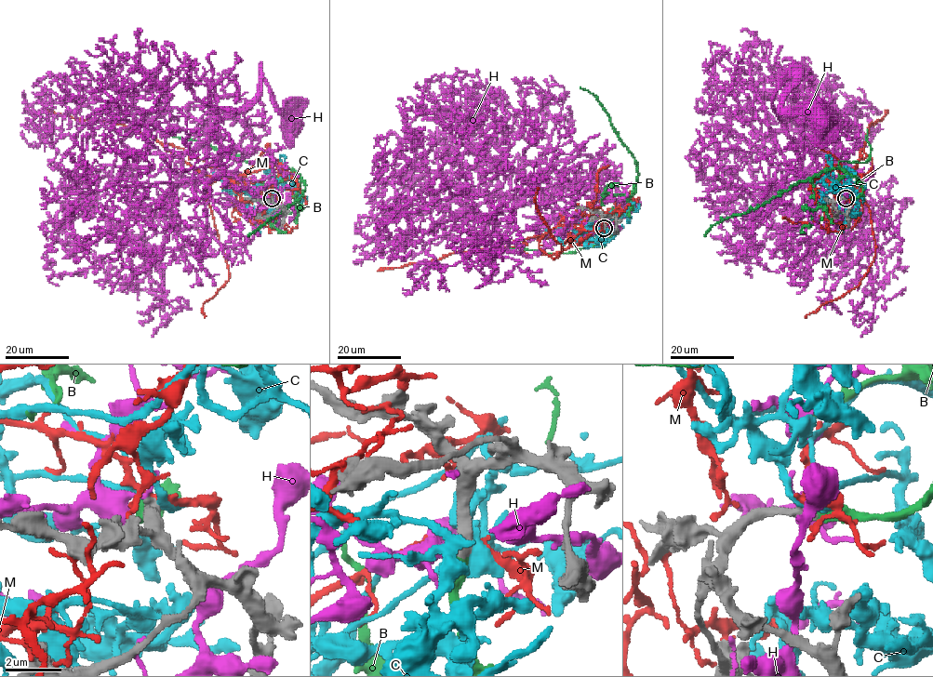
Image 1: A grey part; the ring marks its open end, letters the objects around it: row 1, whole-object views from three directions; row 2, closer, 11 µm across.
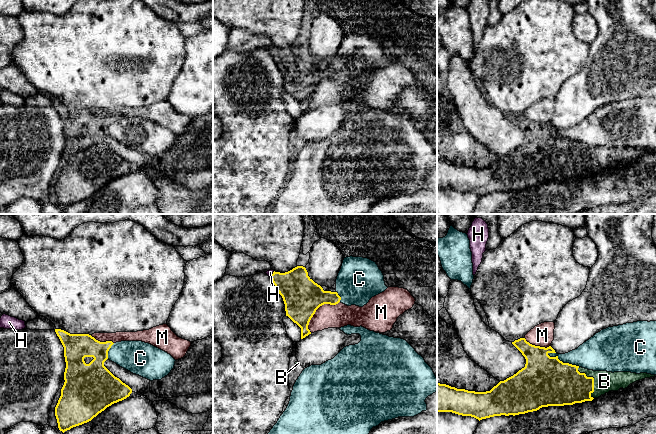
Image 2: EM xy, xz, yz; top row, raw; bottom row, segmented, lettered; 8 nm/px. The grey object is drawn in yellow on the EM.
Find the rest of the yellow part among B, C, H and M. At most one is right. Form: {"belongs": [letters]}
{"belongs": ["B"]}

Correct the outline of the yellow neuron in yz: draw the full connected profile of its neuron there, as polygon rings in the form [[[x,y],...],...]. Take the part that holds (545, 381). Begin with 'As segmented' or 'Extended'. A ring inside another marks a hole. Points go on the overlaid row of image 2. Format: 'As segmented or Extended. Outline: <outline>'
Extended. Outline: [[[520,338],[512,344],[526,359],[525,367],[513,376],[500,381],[490,391],[475,392],[457,389],[446,384],[437,383],[437,412],[452,412],[462,416],[471,416],[479,421],[494,416],[519,415],[537,411],[542,407],[564,406],[592,401],[609,391],[627,388],[630,384],[654,377],[647,373],[593,371],[576,365],[564,363],[549,353],[556,353],[549,346],[547,348],[535,346]]]

